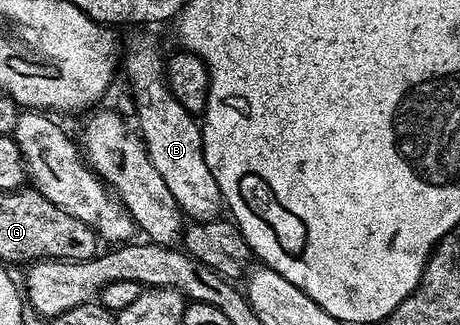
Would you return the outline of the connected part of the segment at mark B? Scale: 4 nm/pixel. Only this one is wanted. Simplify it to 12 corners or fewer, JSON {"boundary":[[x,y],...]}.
{"boundary":[[136,39],[122,59],[138,134],[192,221],[222,211],[197,116],[170,93],[165,56]]}

